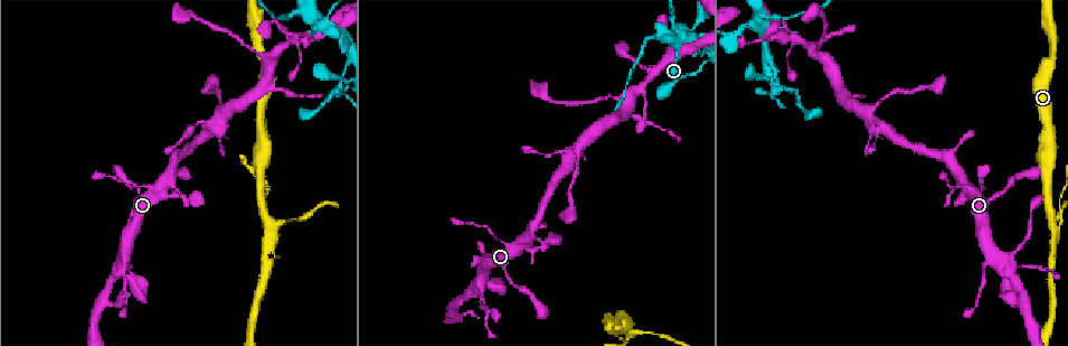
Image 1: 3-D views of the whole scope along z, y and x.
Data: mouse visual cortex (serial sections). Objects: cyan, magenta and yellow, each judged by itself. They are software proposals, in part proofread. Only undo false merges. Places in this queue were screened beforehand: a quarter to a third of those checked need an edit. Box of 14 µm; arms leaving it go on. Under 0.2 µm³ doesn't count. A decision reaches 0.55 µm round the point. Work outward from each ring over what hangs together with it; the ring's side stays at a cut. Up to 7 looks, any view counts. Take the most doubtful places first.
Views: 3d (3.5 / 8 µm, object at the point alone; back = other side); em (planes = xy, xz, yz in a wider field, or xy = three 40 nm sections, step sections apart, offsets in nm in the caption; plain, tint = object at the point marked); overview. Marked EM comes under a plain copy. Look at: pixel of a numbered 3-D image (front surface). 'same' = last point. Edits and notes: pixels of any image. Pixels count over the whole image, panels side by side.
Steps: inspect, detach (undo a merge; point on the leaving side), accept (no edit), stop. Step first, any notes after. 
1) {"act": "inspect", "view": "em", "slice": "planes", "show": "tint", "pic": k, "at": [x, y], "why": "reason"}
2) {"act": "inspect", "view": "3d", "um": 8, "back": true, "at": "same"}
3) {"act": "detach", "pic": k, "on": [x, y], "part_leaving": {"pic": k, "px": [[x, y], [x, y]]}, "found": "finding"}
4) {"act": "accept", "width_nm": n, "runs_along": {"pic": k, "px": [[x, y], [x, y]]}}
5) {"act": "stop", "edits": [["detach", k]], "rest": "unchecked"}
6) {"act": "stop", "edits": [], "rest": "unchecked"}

{"act": "inspect", "view": "3d", "um": 3.5, "pic": 1, "at": [1054, 224]}

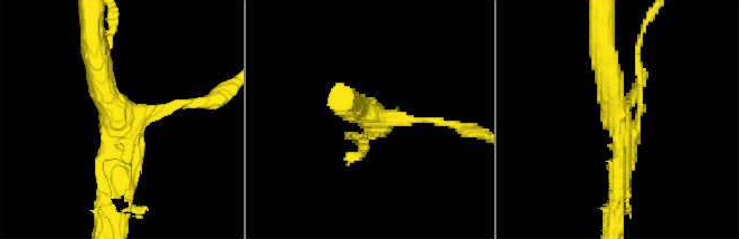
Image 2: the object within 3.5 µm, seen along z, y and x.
{"act": "inspect", "view": "em", "slice": "xy", "step": 2, "show": "tint", "pic": 2, "at": [372, 118]}

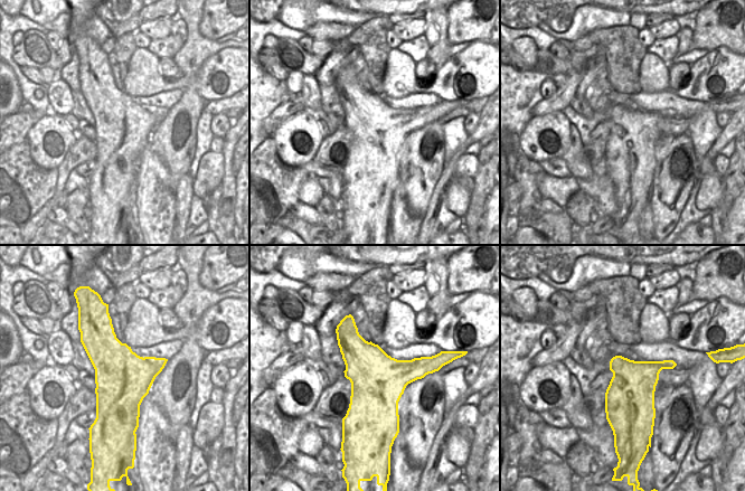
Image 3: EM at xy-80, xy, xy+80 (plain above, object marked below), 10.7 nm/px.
{"act": "detach", "pic": 2, "on": [638, 66], "width_nm": 600, "part_leaving": {"pic": 2, "px": [[638, 114], [638, 36], [647, 21]]}, "found": "two cells meet here"}

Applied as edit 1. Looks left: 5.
{"act": "inspect", "view": "overview", "why": "redraw"}

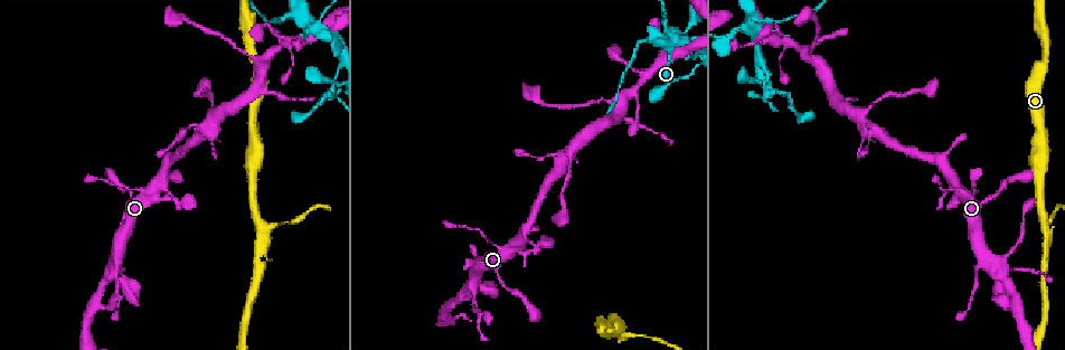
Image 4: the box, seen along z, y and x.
{"act": "inspect", "view": "3d", "um": 3.5, "pic": 4, "at": [759, 31], "why": "looks like a crossing"}

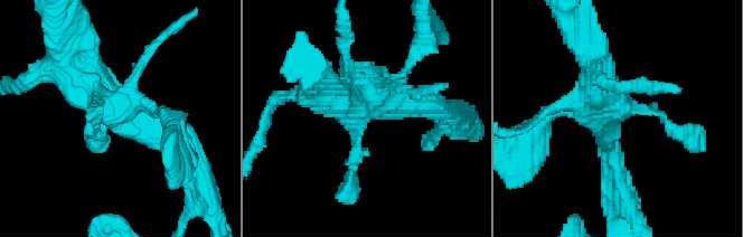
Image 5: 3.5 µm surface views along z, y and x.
{"act": "inspect", "view": "em", "slice": "xy", "step": 1, "show": "tint", "pic": 5, "at": [354, 117]}

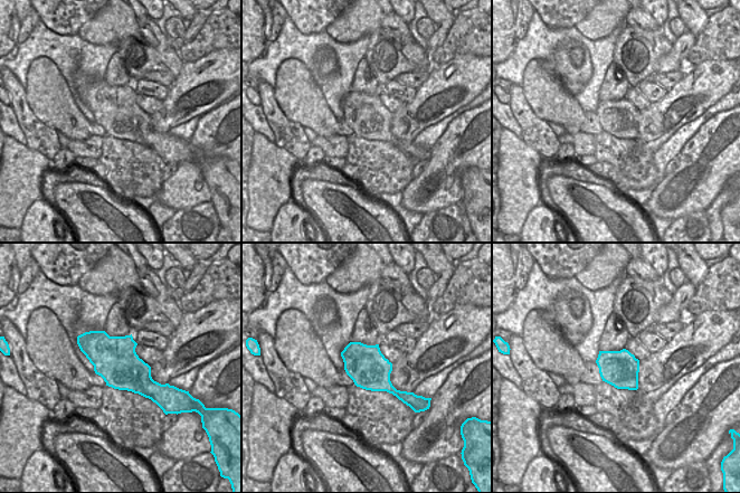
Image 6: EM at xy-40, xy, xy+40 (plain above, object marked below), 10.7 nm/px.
{"act": "accept", "runs_along": {"pic": 5, "px": [[351, 183], [355, 117], [420, 104]]}, "found": "all the same cell"}

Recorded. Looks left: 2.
{"act": "inspect", "view": "3d", "um": 3.5, "pic": 4, "at": [486, 288], "why": "sharp bend"}

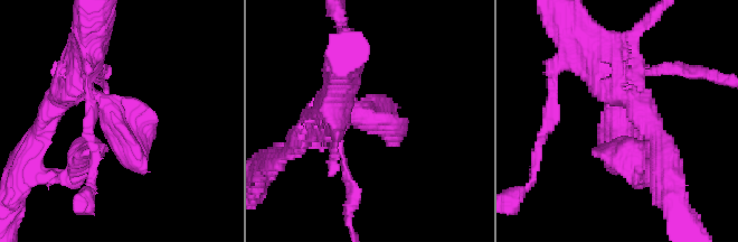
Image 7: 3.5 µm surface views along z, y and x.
{"act": "inspect", "view": "em", "slice": "xy", "step": 3, "show": "tint", "pic": 7, "at": [620, 117], "why": "need the tissue"}

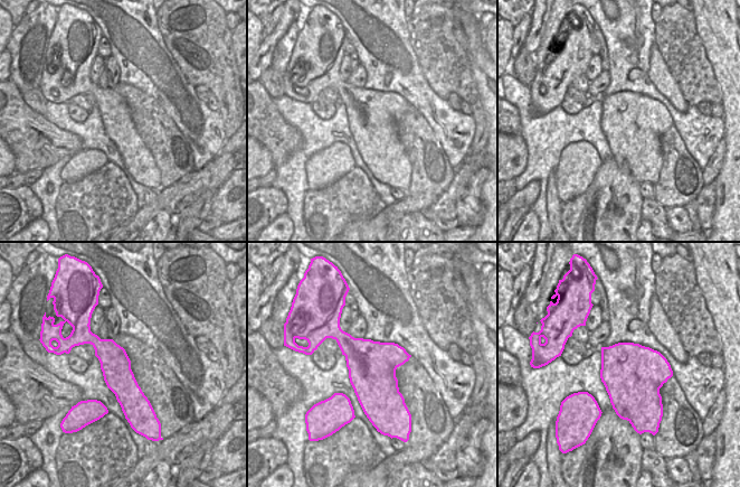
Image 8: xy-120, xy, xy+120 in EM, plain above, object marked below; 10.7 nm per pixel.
{"act": "accept", "runs_along": {"pic": 7, "px": [[611, 59], [630, 177]]}, "found": "all the same cell"}

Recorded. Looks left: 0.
{"act": "stop", "edits": [["detach", 2]], "rest": "unchecked"}

